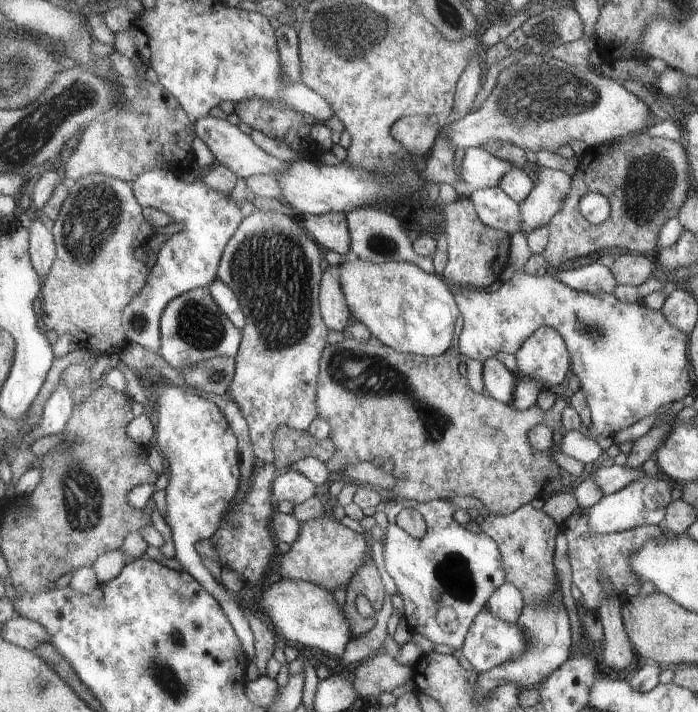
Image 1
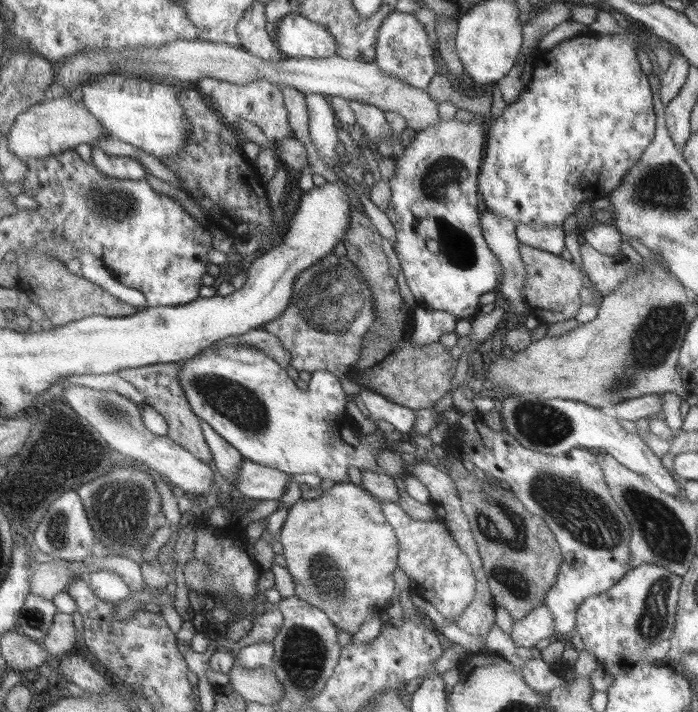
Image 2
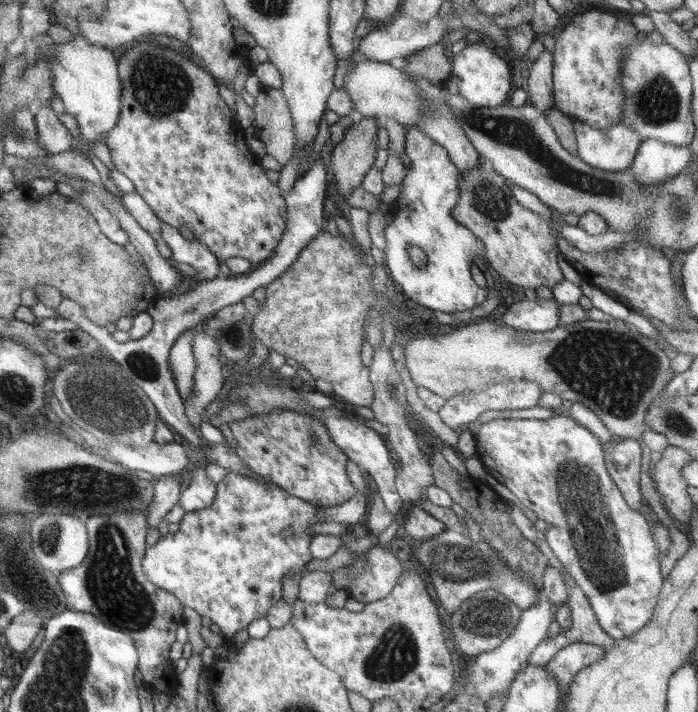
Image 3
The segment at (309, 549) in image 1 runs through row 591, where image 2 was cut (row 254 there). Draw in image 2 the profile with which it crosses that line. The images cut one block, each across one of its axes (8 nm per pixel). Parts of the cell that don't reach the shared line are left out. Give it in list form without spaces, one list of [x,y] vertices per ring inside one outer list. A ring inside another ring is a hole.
[[[328,254],[298,275],[285,313],[262,329],[282,342],[296,371],[325,371],[344,379],[353,375],[352,368],[361,358],[363,339],[374,326],[374,302],[358,266],[346,256]]]

